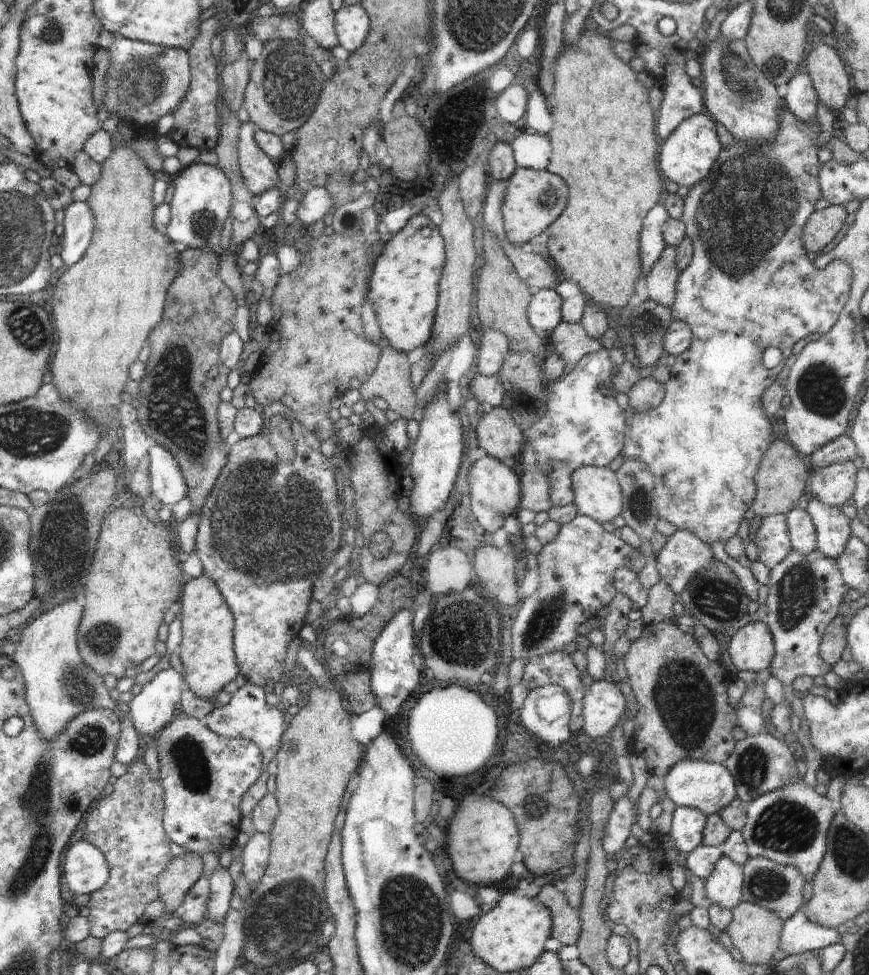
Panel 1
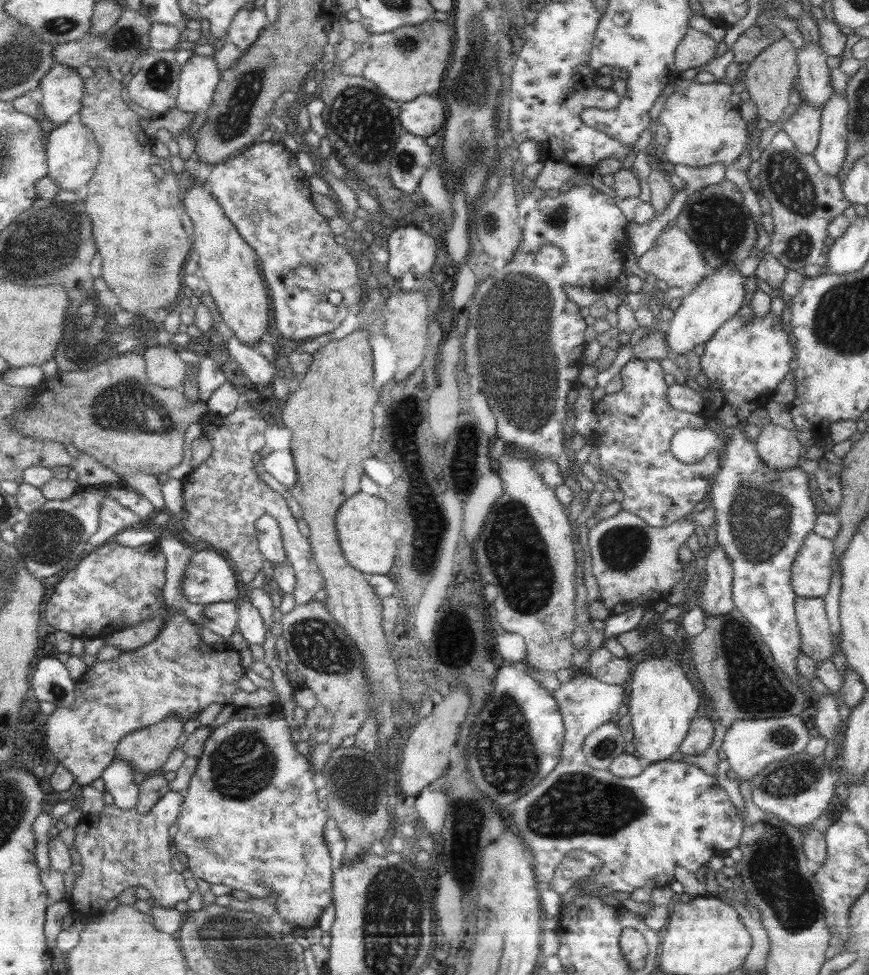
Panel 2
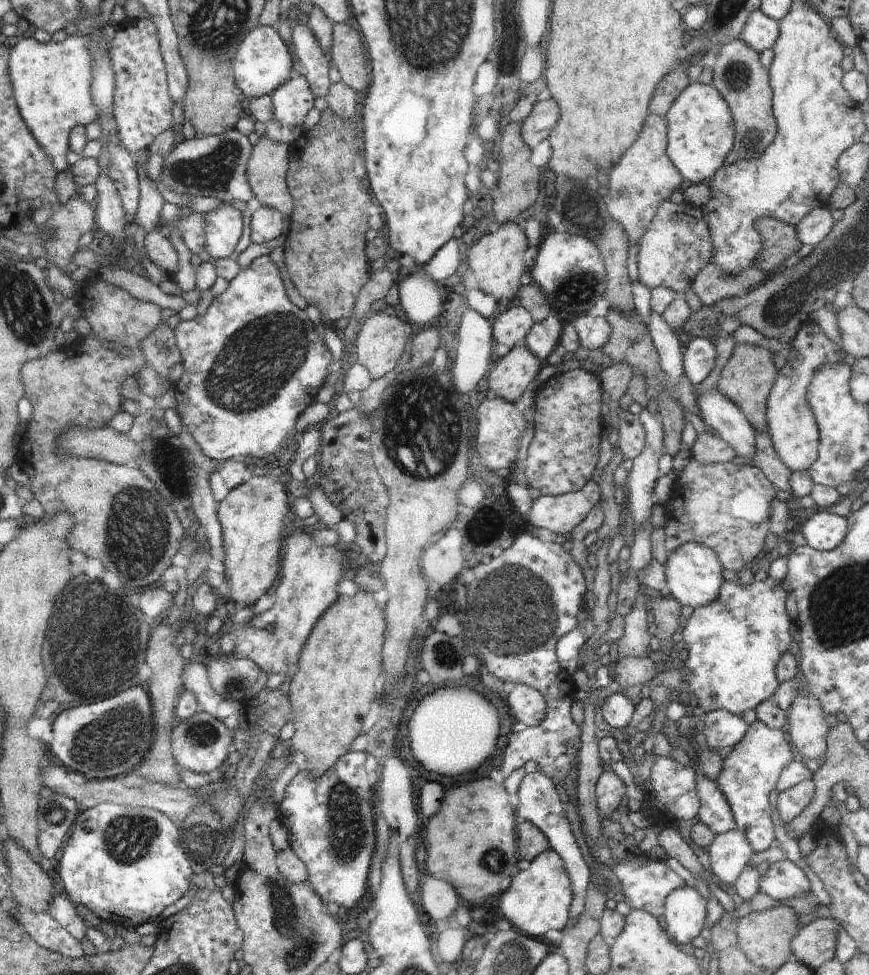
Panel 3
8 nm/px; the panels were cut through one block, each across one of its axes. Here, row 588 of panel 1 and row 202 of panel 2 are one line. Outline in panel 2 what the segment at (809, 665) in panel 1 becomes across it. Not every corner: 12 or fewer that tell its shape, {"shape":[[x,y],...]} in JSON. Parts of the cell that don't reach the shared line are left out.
{"shape":[[783,130],[761,152],[773,254],[788,271],[823,261],[851,202]]}

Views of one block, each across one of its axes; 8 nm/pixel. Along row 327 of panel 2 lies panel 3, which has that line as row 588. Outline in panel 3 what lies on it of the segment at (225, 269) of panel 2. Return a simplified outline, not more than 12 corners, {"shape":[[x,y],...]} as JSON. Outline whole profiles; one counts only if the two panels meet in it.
{"shape":[[253,476],[216,512],[223,594],[238,608],[274,584],[290,508],[284,480]]}

